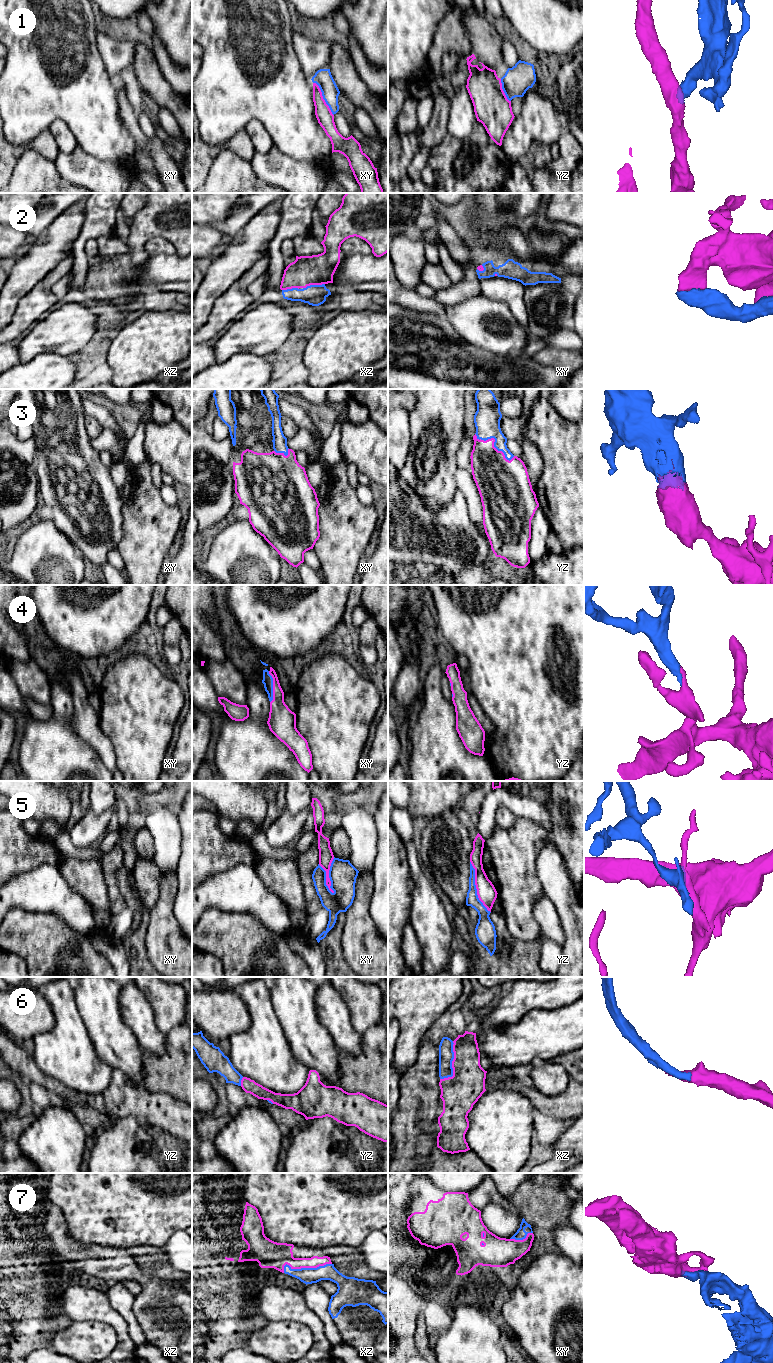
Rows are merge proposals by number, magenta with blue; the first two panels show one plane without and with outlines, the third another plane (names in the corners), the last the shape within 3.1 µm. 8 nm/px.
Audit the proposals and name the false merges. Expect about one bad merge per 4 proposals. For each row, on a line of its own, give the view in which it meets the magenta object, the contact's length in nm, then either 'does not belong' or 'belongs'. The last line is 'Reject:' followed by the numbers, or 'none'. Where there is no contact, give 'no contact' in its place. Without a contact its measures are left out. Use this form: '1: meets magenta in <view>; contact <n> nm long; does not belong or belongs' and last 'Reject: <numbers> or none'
1: meets magenta in xy; contact 320 nm long; does not belong
2: meets magenta in xz; contact 180 nm long; belongs
3: meets magenta in yz; contact 380 nm long; belongs
4: meets magenta in xy; contact 260 nm long; belongs
5: meets magenta in xy; contact 300 nm long; does not belong
6: meets magenta in xz; contact 320 nm long; belongs
7: meets magenta in xz; contact 400 nm long; belongs
Reject: 1, 5

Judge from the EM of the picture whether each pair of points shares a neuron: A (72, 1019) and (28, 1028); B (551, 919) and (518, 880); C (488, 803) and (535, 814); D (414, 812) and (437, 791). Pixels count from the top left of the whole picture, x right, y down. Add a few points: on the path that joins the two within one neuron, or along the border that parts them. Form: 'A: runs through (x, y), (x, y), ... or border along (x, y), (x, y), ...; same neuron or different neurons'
A: border along (48, 1001), (54, 1016), (54, 1026), (34, 1036); different neurons
B: border along (543, 891), (533, 908), (533, 916), (538, 925); different neurons
C: runs through (500, 800), (511, 800), (523, 806); same neuron
D: runs through (420, 806), (431, 795); same neuron

